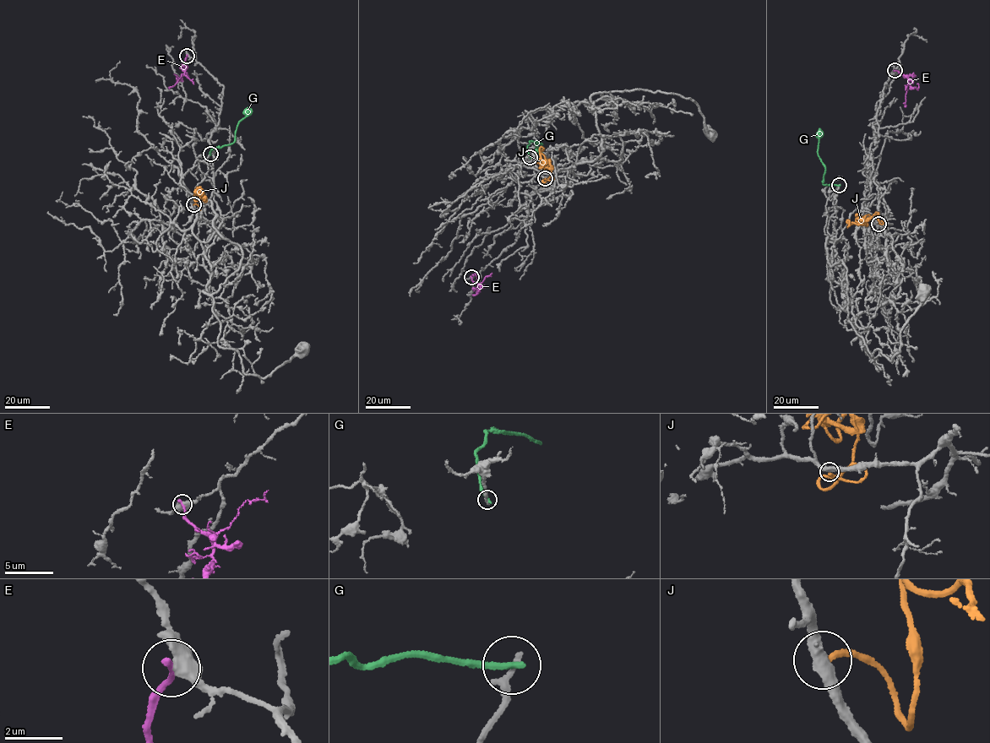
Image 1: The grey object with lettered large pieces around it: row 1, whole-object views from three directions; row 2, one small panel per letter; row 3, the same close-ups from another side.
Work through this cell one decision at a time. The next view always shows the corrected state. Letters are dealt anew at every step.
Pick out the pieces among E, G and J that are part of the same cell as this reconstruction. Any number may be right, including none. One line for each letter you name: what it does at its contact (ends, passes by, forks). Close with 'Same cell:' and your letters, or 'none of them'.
Same cell: none of them

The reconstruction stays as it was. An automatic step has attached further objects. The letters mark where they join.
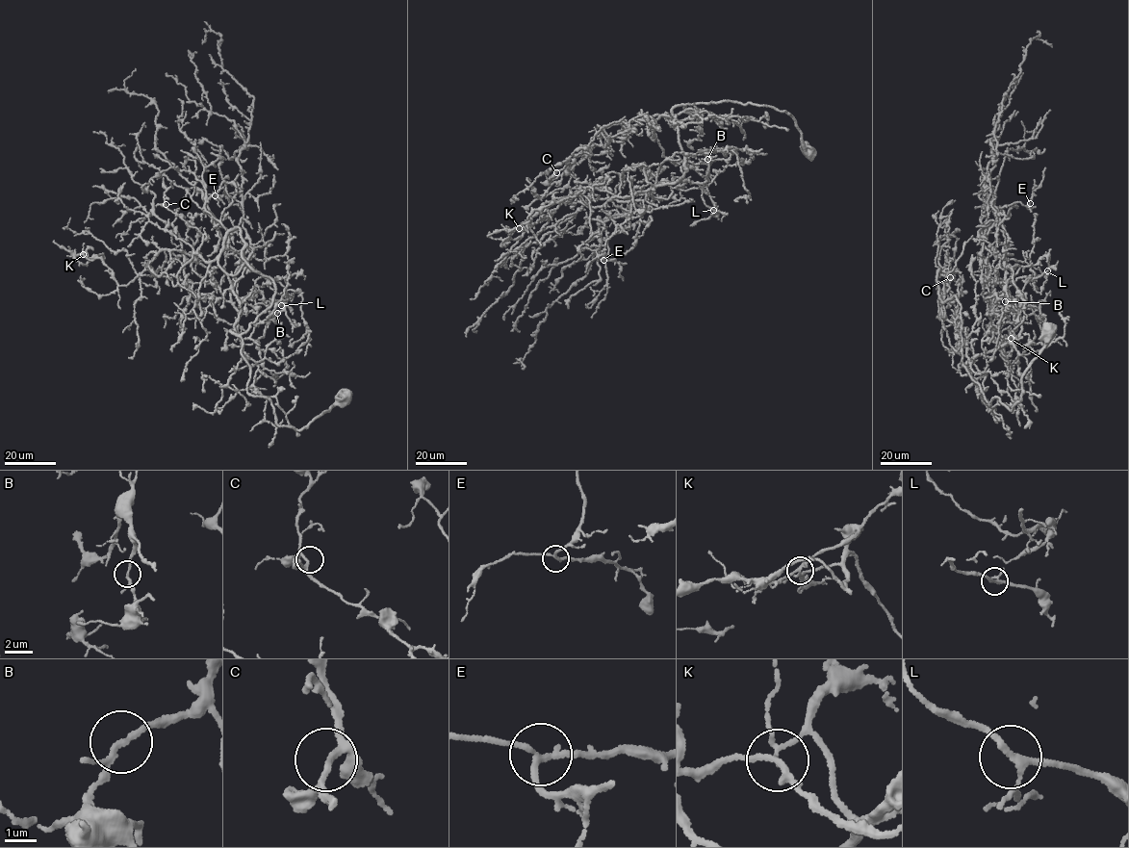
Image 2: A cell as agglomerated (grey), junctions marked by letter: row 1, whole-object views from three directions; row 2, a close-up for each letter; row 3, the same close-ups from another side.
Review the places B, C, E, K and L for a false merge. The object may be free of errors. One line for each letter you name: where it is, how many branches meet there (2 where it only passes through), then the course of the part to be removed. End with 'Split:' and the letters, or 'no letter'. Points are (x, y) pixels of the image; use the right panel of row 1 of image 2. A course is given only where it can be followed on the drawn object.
K: at (1011, 338); 4 branches meet; foreign part runs (1010, 338), (1010, 335), (1017, 344), (1011, 347)
Split: K

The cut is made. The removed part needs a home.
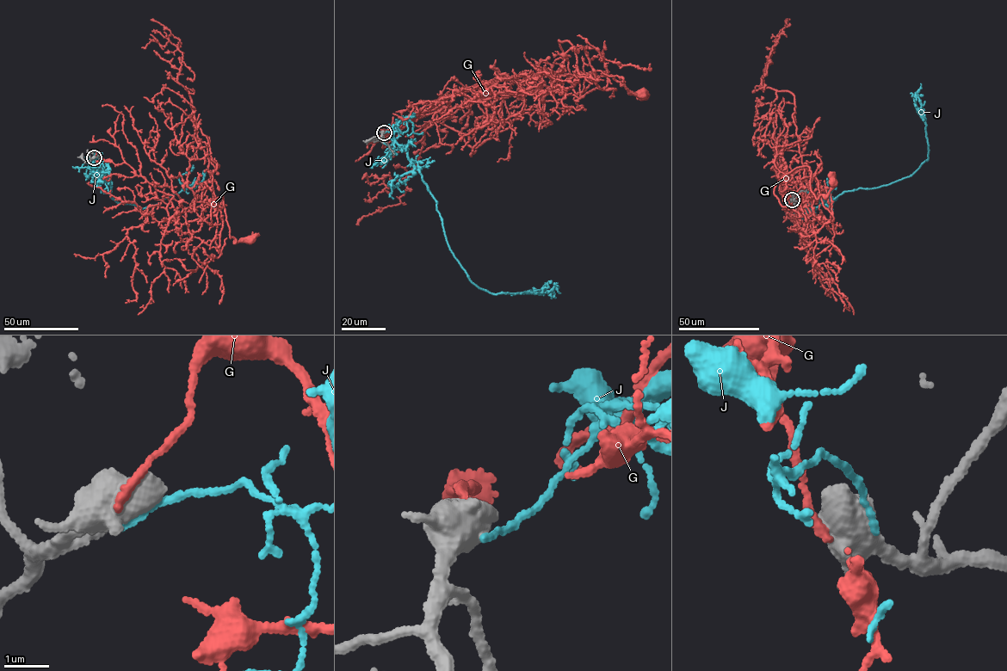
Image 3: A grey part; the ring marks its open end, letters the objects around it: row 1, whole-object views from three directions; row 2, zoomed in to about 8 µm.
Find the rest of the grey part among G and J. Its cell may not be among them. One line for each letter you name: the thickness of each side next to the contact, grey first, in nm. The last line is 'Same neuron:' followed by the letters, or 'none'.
J: 800 nm thick on the grey side, 130 nm on the other
Same neuron: J

